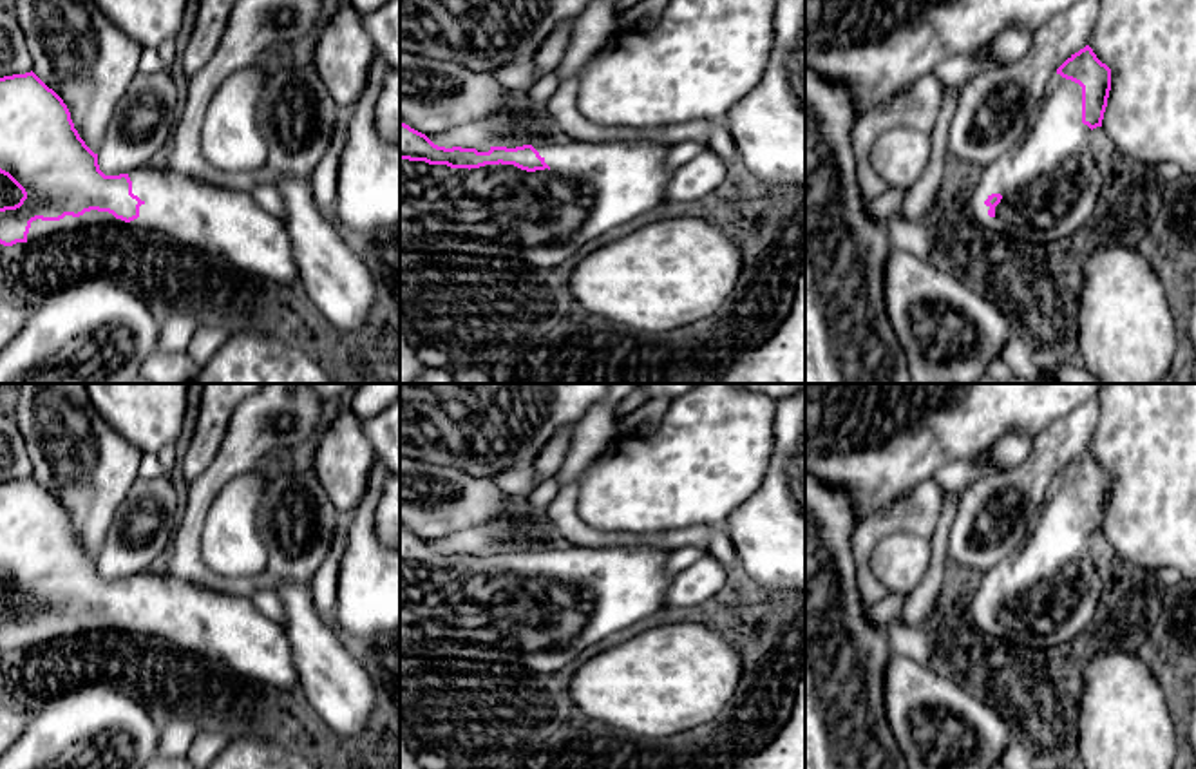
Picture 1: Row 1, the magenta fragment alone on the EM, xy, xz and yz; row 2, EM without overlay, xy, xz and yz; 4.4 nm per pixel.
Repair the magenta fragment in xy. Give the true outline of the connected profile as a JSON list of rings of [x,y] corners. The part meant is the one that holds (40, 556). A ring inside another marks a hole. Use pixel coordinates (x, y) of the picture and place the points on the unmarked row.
[[[33,476],[0,483],[0,650],[98,630],[163,639],[273,688],[300,688],[284,628],[259,612],[252,599],[201,588],[168,572],[145,570],[105,581],[98,559],[80,543],[67,510],[52,494]]]

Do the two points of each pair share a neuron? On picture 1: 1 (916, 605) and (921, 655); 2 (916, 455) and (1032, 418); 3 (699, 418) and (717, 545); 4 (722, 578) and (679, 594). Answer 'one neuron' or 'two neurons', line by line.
1: two neurons
2: one neuron
3: two neurons
4: one neuron

